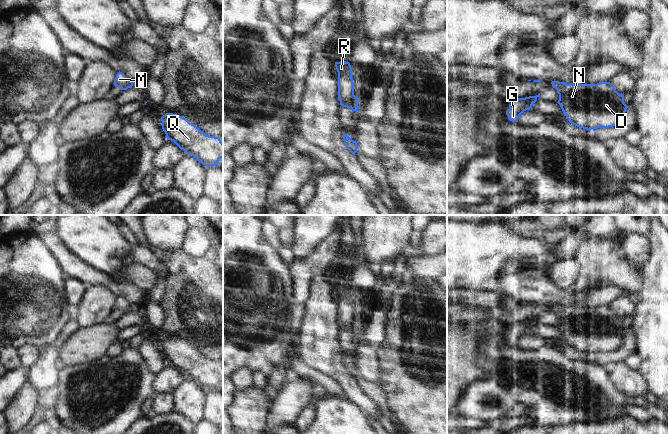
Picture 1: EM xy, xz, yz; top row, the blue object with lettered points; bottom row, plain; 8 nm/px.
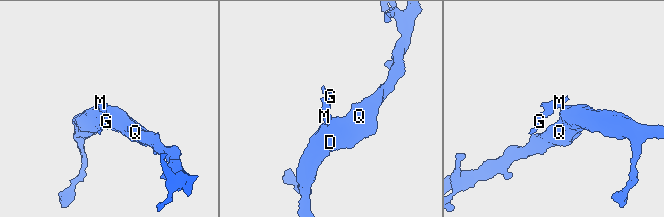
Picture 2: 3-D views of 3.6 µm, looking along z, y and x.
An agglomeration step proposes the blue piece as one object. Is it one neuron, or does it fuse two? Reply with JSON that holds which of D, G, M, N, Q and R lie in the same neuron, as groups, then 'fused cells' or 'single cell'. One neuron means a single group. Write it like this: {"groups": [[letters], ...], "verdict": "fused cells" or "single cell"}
{"groups": [["D", "N", "Q"], ["G", "M", "R"]], "verdict": "fused cells"}

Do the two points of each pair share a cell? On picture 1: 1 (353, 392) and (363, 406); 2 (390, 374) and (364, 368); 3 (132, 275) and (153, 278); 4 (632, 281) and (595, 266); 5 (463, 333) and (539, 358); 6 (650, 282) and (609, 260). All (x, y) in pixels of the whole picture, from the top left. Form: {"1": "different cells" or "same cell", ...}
{"1": "same cell", "2": "different cells", "3": "same cell", "4": "same cell", "5": "different cells", "6": "different cells"}

